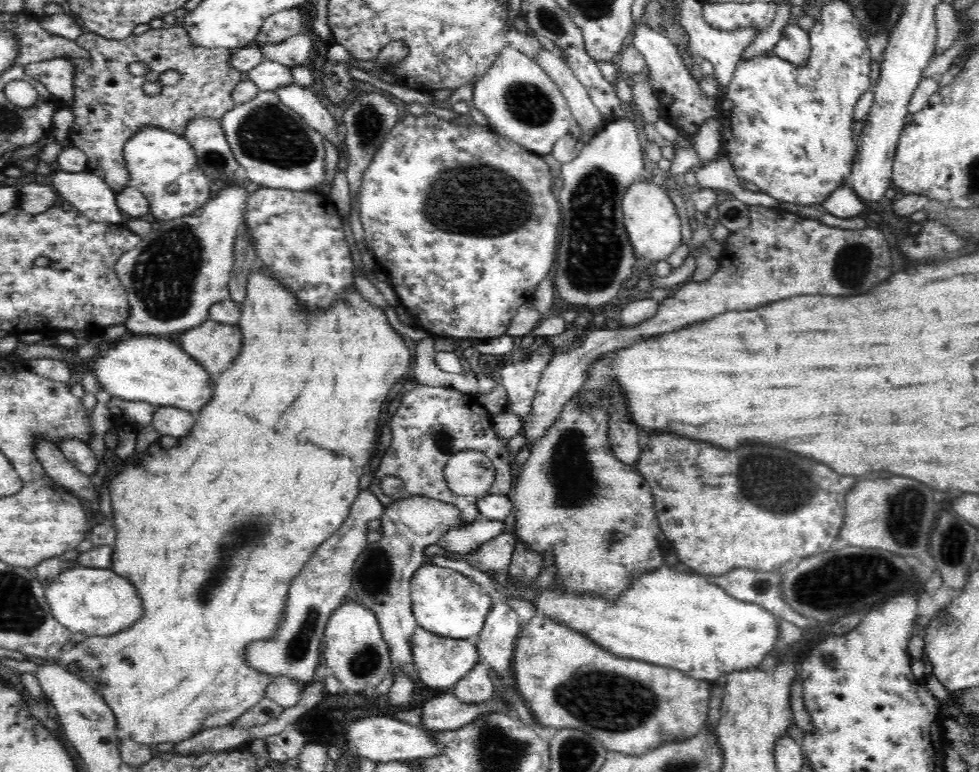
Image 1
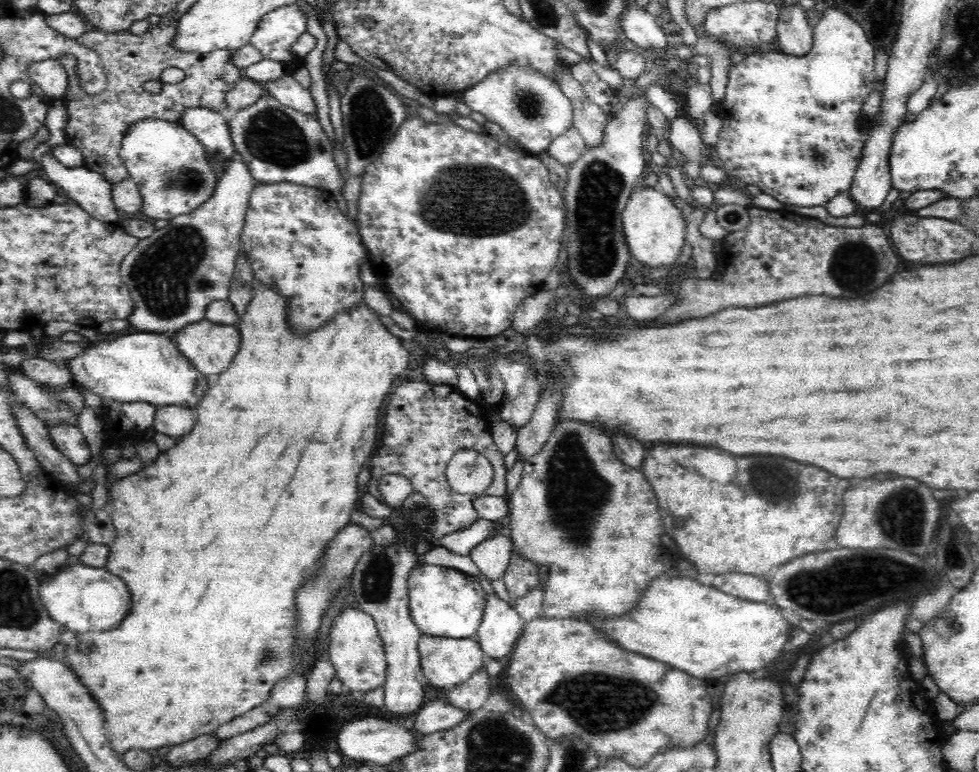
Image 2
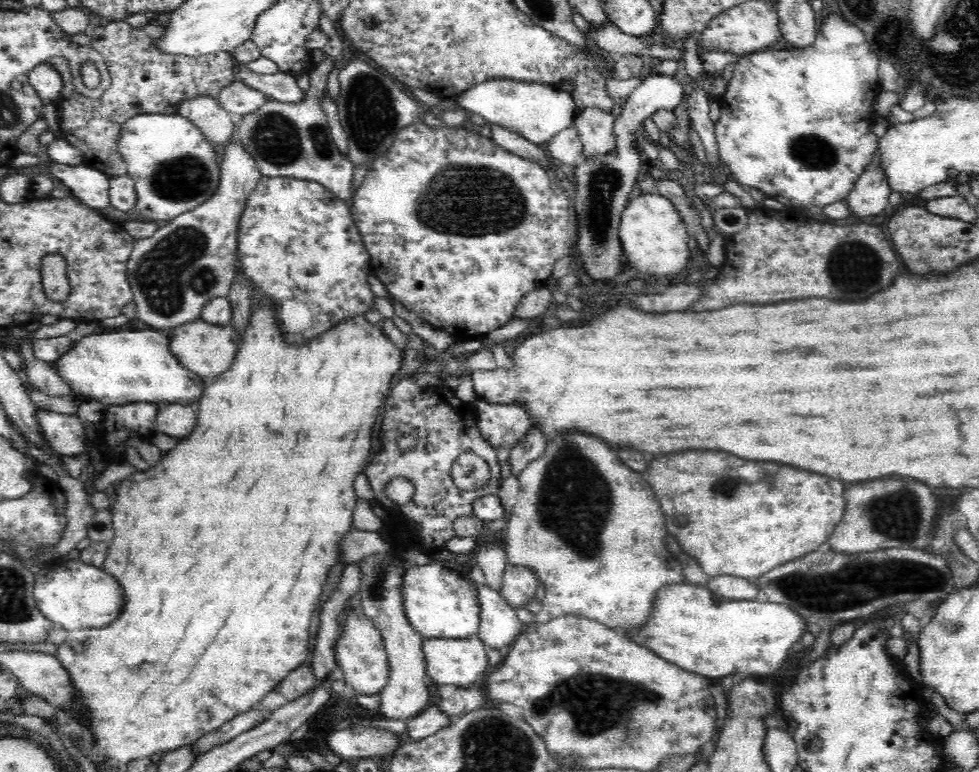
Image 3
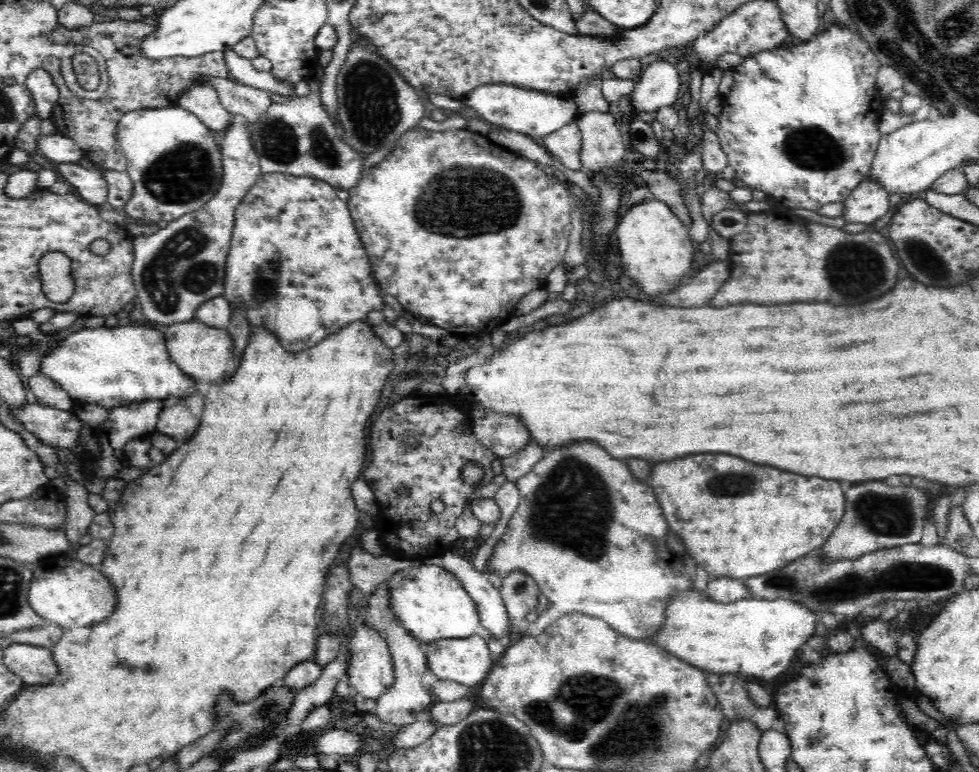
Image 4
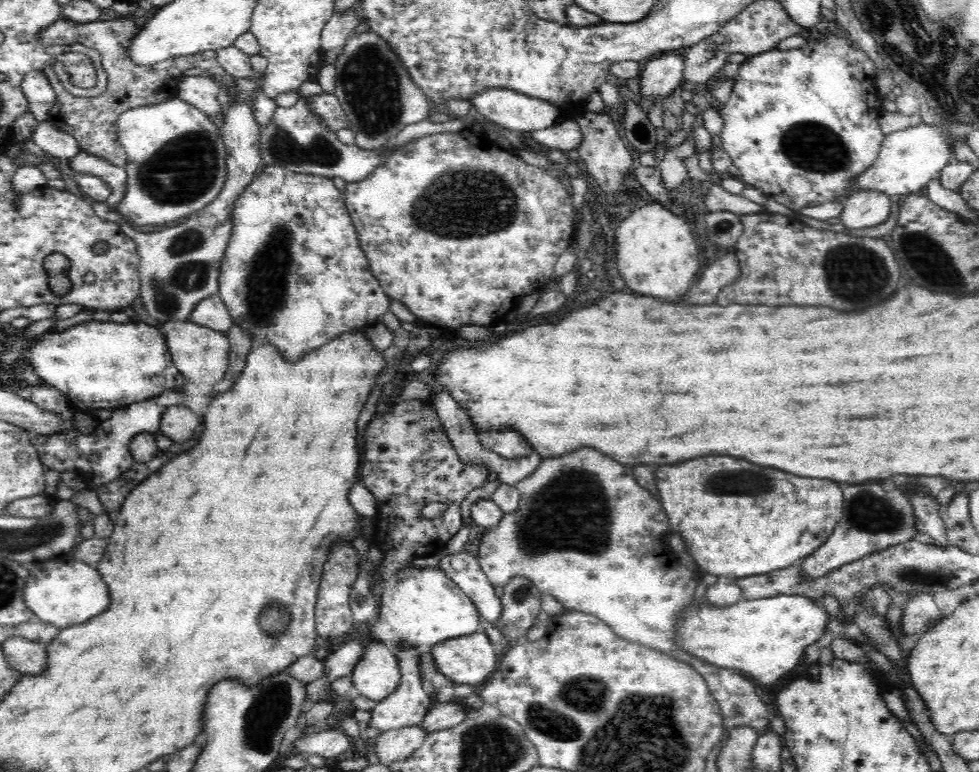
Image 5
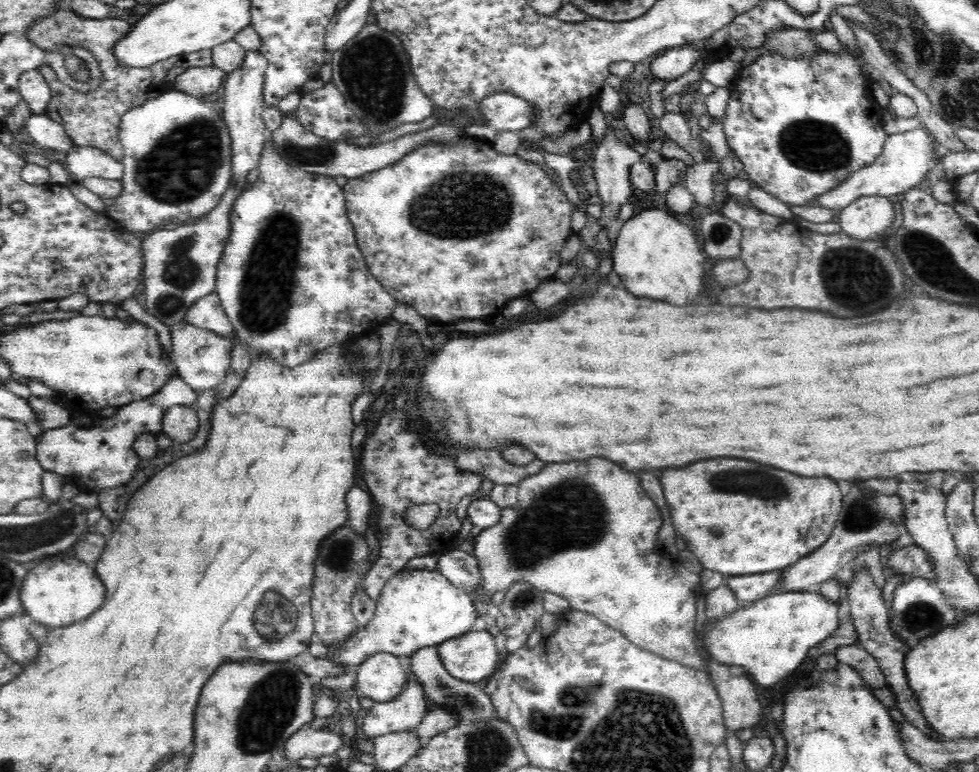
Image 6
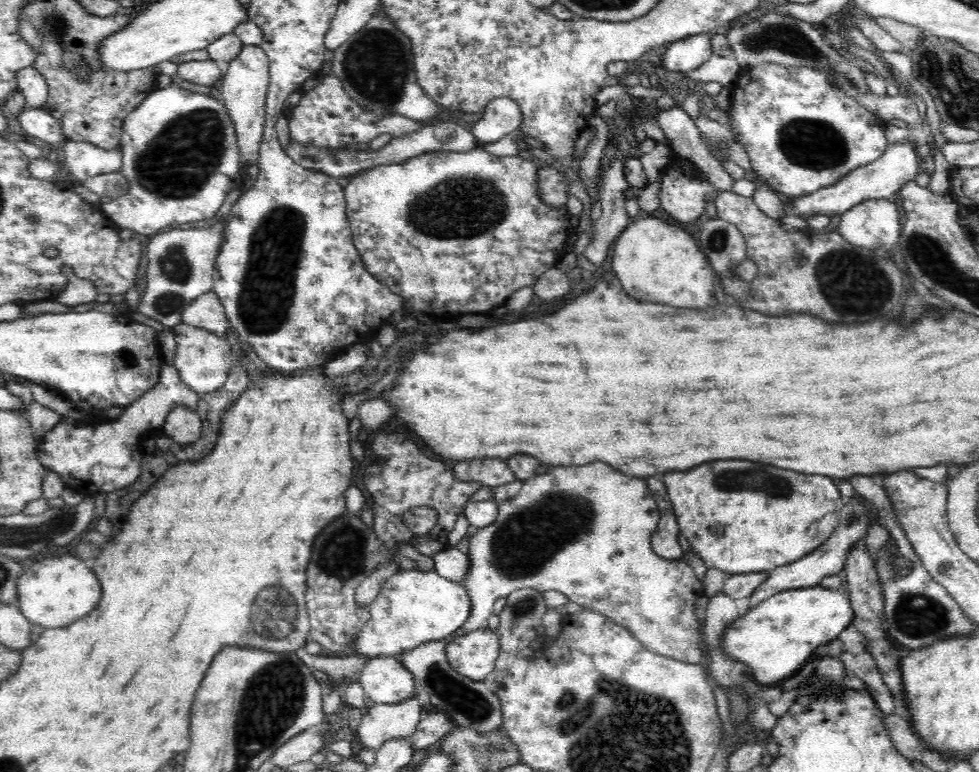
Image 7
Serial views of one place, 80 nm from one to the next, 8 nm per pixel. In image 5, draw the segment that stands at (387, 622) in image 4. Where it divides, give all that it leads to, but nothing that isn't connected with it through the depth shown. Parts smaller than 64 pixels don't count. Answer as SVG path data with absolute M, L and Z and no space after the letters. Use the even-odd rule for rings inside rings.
M403 646L402 650L396 651L398 667L400 667L400 673L402 673L400 684L398 684L398 688L395 688L394 692L390 693L390 696L386 696L386 698L377 701L375 707L369 710L371 720L368 728L376 728L376 730L381 730L383 733L390 729L421 724L425 714L429 711L428 706L430 706L430 697L429 689L419 671L419 652L420 650L403 648Z

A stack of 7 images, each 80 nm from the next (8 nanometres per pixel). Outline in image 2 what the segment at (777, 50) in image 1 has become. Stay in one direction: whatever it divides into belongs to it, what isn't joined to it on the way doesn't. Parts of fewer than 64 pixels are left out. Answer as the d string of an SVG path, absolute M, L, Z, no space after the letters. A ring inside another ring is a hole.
M799 3L793 6L780 5L776 42L782 53L794 56L808 54L813 45L812 30L805 9Z

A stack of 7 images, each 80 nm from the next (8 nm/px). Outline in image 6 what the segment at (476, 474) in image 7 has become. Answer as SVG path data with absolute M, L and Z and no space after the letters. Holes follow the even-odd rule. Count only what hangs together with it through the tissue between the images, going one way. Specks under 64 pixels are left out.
M474 448L474 450L456 450L455 465L460 472L481 474L485 480L496 484L518 485L524 478L540 472L544 468L542 460L533 460L528 466L516 466L495 450Z

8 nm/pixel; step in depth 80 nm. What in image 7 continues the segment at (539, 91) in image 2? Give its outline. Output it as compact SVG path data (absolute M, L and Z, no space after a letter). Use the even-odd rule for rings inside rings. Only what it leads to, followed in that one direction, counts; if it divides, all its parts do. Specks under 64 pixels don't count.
M500 96L486 104L483 116L471 131L479 144L496 142L517 130L521 125L523 114L516 100L508 96Z

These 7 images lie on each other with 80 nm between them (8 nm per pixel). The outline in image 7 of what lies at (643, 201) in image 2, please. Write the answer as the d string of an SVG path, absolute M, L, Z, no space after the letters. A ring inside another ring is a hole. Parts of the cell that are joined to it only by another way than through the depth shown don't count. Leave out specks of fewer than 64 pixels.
M655 213L646 215L622 230L615 241L612 267L617 278L622 282L622 288L628 296L642 302L660 302L678 308L710 308L714 304L714 271L706 261L706 255L694 240L691 229L676 225L663 215Z

